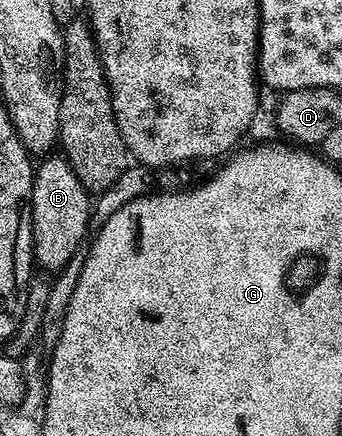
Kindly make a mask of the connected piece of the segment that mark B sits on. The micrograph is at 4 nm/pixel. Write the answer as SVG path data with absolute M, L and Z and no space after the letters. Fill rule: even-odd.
M66 157L42 159L35 166L35 179L31 189L31 241L33 258L50 272L58 272L69 260L80 253L79 245L87 234L87 225L93 222L93 198L77 180L77 172Z

